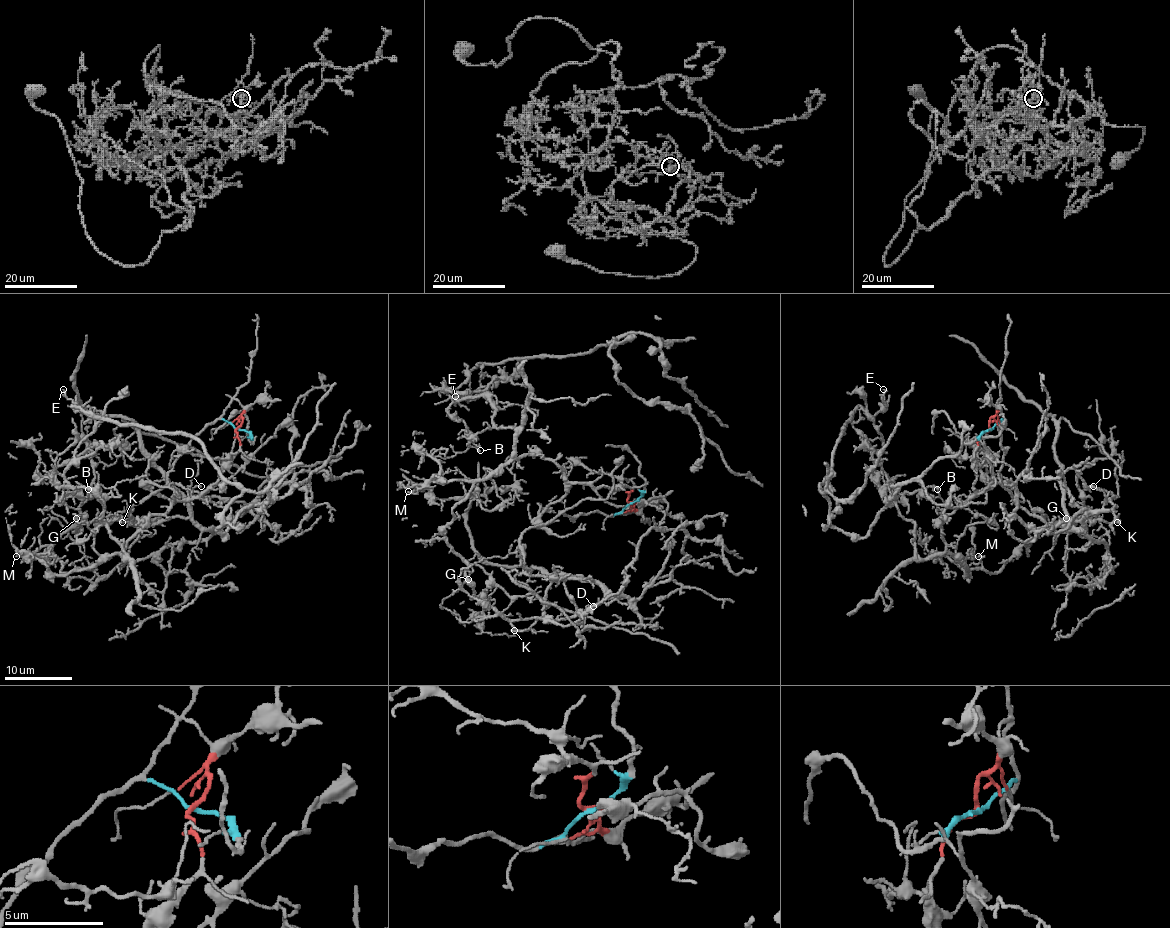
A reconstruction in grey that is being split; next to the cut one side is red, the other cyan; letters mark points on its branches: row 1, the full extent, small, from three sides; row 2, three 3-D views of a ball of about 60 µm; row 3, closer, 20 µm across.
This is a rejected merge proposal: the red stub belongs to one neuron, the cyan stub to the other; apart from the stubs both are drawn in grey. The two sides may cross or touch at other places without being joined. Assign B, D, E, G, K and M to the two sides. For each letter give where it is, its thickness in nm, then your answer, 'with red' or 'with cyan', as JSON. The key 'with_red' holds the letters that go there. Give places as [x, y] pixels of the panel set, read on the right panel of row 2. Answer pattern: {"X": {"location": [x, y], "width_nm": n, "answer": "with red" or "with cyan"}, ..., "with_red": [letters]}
{"B": {"location": [937, 489], "width_nm": 150, "answer": "with red"}, "D": {"location": [1093, 486], "width_nm": 120, "answer": "with cyan"}, "E": {"location": [883, 389], "width_nm": 140, "answer": "with red"}, "G": {"location": [1066, 518], "width_nm": 100, "answer": "with red"}, "K": {"location": [1117, 522], "width_nm": 110, "answer": "with cyan"}, "M": {"location": [978, 556], "width_nm": 130, "answer": "with red"}, "with_red": ["B", "E", "G", "M"]}

